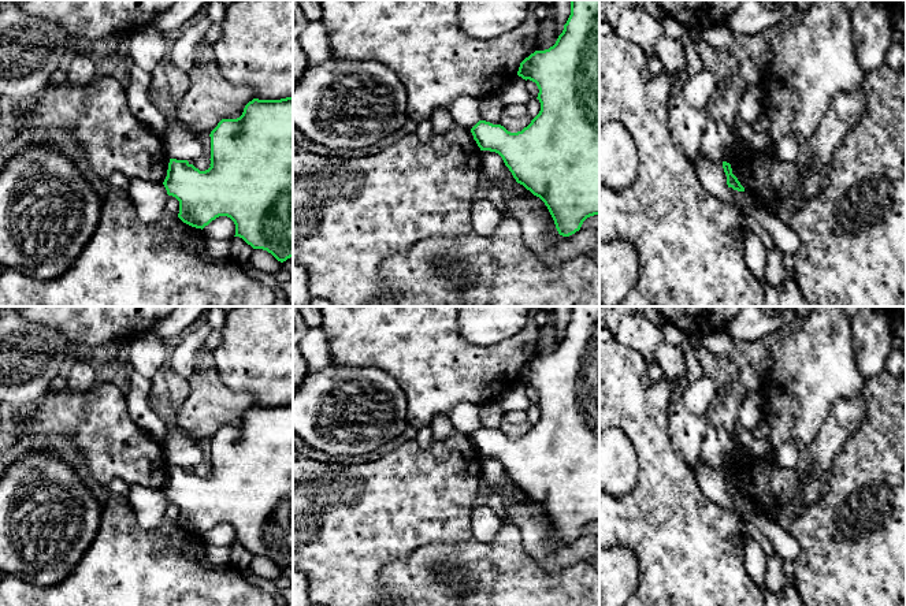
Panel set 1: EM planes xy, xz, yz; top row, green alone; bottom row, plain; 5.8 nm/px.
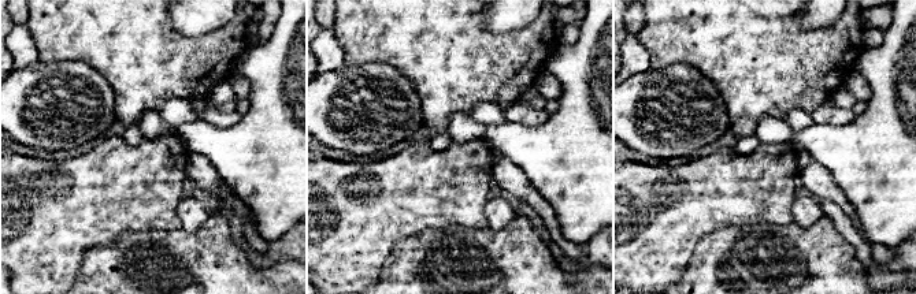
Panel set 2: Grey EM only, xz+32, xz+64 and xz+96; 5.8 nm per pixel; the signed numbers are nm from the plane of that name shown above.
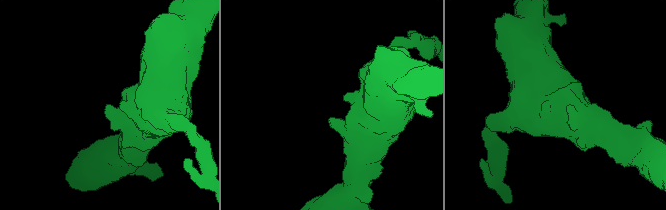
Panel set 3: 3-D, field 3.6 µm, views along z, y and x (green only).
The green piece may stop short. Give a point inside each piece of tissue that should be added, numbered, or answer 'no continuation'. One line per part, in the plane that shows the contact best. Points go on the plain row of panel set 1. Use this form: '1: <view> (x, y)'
no continuation

